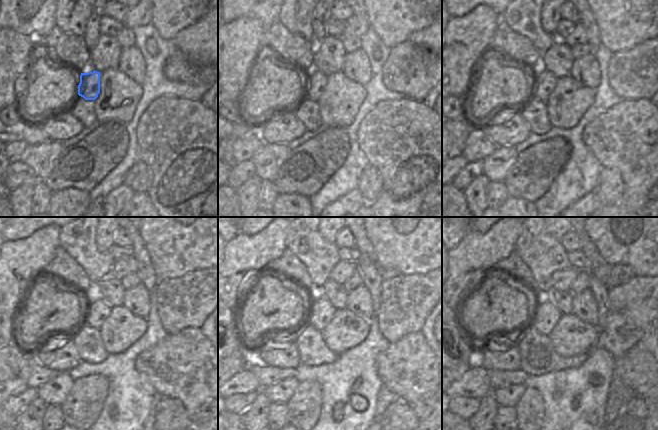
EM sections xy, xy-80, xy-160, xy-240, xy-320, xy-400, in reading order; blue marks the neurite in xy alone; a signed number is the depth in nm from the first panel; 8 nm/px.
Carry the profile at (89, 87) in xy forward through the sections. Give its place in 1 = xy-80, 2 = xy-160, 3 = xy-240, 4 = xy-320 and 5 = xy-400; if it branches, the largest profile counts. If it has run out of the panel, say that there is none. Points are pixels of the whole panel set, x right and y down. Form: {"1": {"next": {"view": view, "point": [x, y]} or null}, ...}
{"1": {"next": {"view": "xy-80", "point": [316, 82]}}, "2": {"next": {"view": "xy-160", "point": [544, 81]}}, "3": {"next": {"view": "xy-240", "point": [97, 311]}}, "4": {"next": {"view": "xy-320", "point": [321, 311]}}, "5": {"next": {"view": "xy-400", "point": [545, 315]}}}

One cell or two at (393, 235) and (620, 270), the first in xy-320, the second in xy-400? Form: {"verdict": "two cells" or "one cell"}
{"verdict": "two cells"}

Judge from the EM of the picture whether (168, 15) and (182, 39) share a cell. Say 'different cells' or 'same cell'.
different cells

